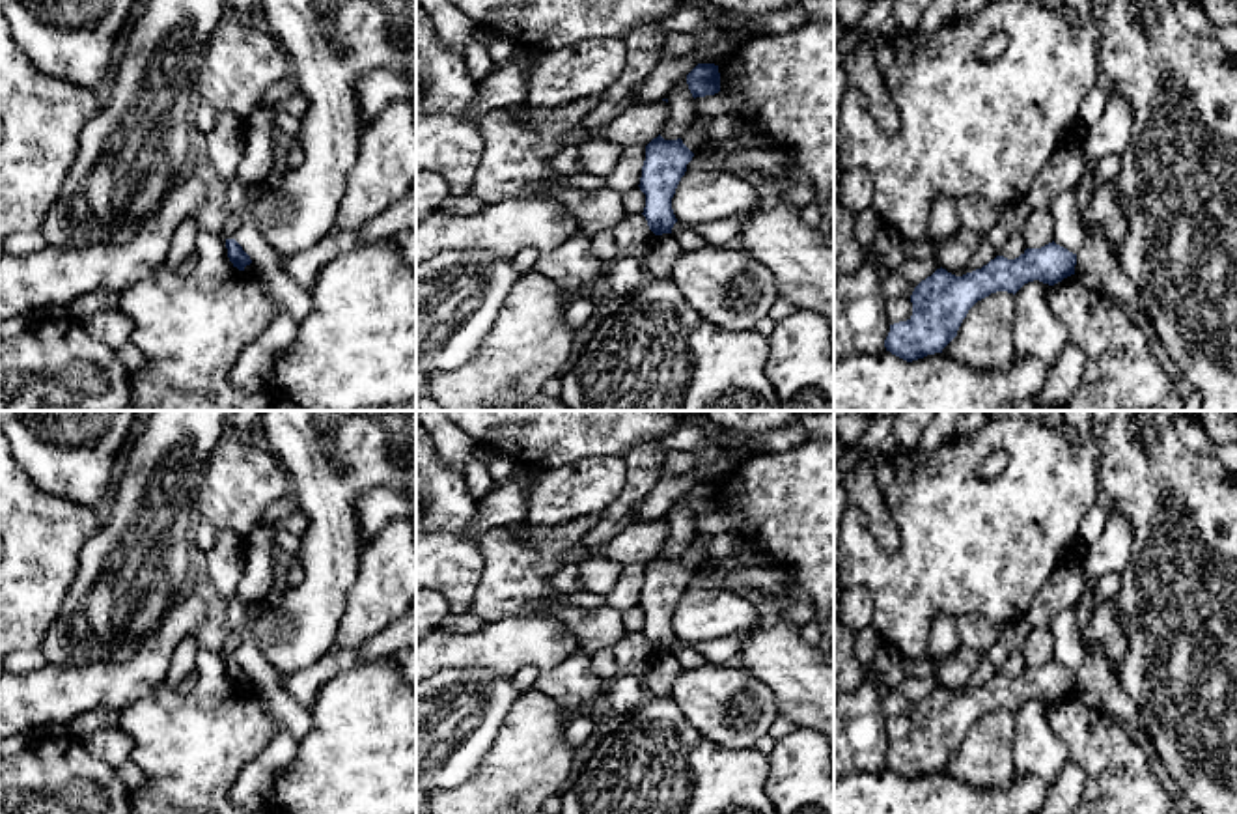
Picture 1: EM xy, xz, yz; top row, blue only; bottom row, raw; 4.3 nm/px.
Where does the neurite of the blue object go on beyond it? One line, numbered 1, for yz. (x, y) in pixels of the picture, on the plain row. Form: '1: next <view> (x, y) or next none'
1: next none

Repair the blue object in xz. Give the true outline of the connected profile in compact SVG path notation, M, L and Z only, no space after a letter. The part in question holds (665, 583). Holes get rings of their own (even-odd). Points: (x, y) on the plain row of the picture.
M659 553L646 564L646 579L638 605L646 612L642 633L655 653L672 652L677 640L672 616L692 575L694 571L681 556L664 558Z

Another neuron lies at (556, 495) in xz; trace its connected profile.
M591 457L547 469L528 485L526 523L556 526L605 512L627 485L619 457Z

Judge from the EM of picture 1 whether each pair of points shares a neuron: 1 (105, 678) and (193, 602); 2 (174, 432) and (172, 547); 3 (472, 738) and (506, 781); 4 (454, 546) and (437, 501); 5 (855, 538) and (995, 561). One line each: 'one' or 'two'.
1: one
2: one
3: two
4: two
5: one

